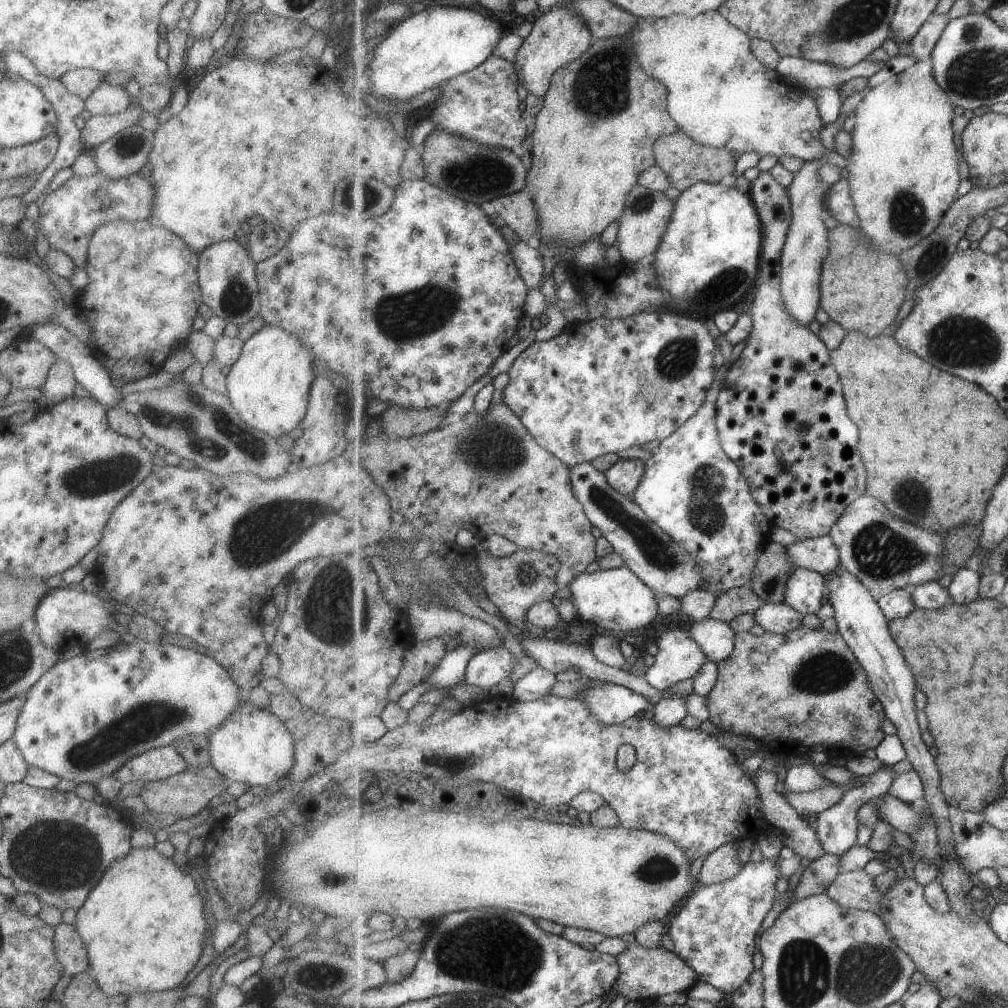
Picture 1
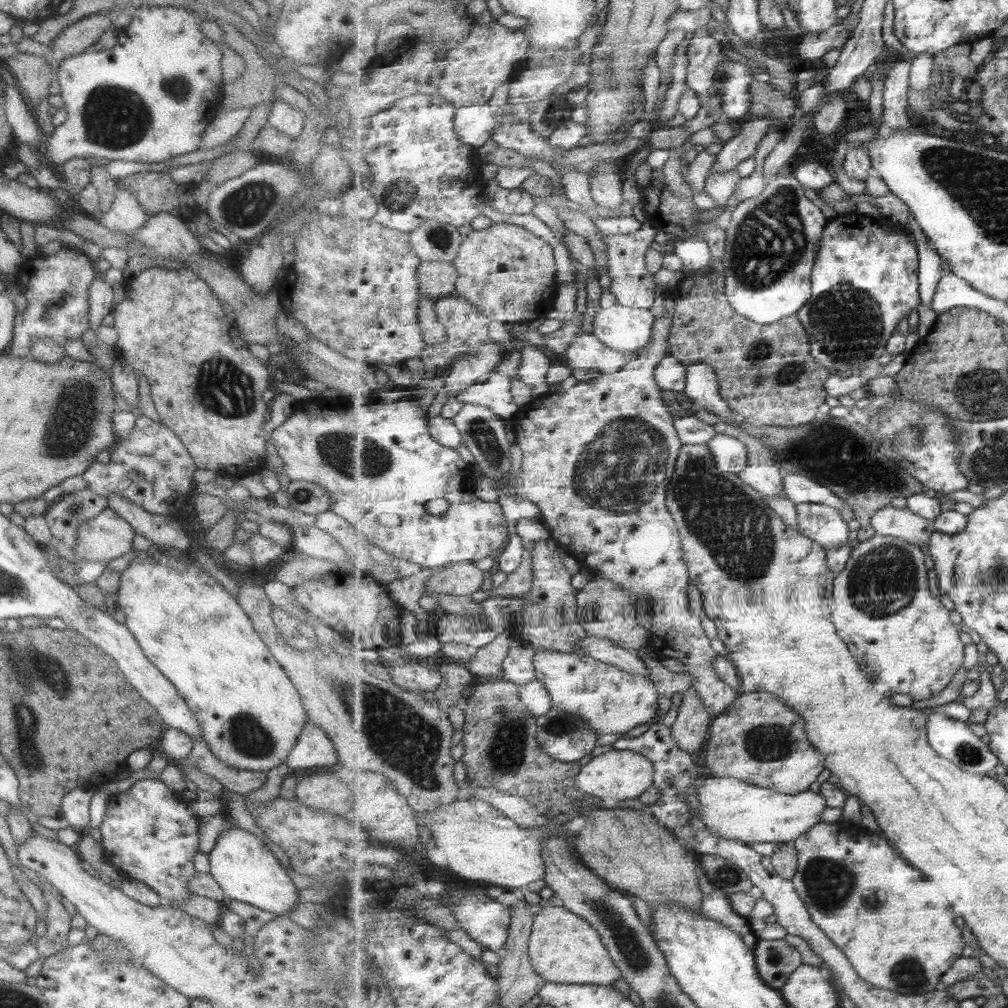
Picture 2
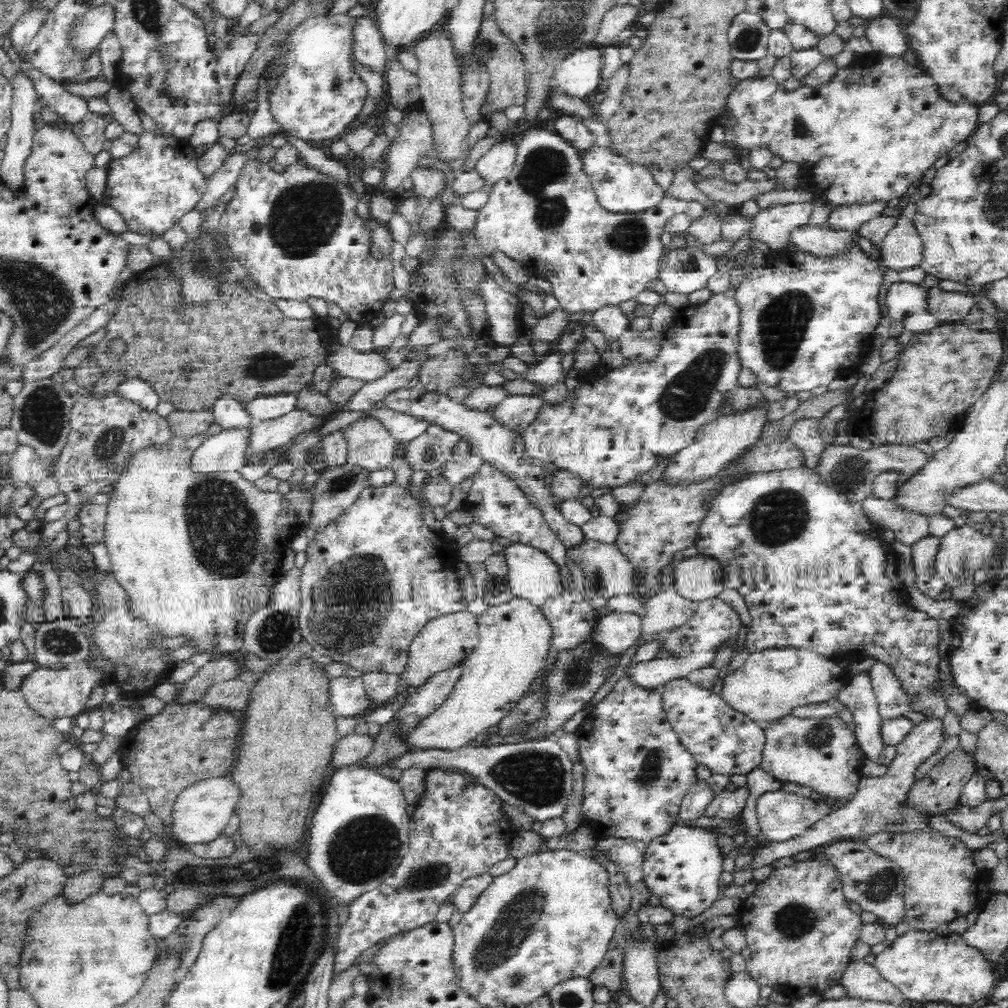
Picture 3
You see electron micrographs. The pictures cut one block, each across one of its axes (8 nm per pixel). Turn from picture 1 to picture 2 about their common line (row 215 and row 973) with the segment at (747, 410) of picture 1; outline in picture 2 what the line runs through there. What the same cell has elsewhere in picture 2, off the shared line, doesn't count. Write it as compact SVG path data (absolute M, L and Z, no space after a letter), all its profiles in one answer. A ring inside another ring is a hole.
M759 939L754 950L760 975L775 989L781 990L803 966L801 954L784 939Z

